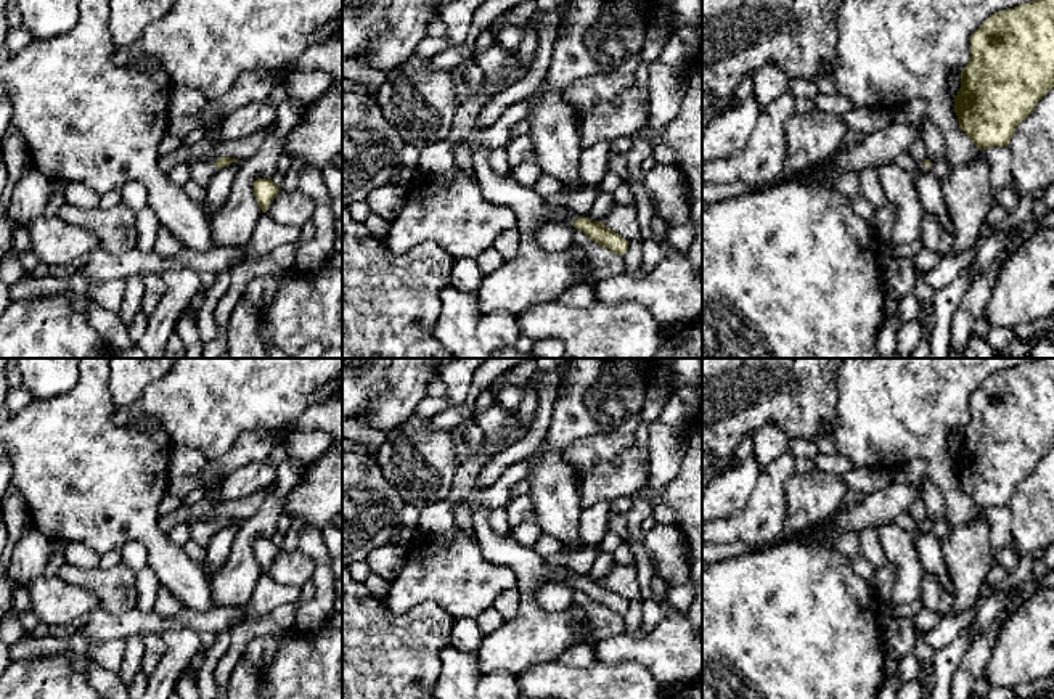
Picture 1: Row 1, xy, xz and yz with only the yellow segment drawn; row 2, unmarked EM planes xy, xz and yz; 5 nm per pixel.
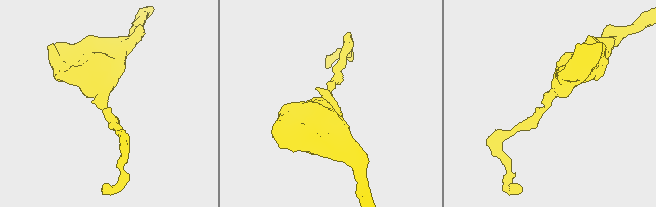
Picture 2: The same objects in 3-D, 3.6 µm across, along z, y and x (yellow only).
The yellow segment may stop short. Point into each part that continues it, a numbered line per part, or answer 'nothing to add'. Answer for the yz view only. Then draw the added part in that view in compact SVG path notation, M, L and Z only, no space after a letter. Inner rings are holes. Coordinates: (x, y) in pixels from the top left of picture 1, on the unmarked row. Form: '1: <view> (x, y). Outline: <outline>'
1: yz (898, 545). Outline: M895 522L879 527L879 542L884 554L887 561L897 567L898 572L889 606L884 611L879 611L880 649L885 664L890 659L890 649L885 640L885 627L887 622L893 619L893 607L909 604L921 596L924 567L917 556L916 537L929 530L930 529L924 524L919 524L919 527L914 530L905 530Z

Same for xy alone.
1: xy (201, 532). Outline: M198 521L190 525L190 537L201 546L206 546L217 530L219 527L214 521Z

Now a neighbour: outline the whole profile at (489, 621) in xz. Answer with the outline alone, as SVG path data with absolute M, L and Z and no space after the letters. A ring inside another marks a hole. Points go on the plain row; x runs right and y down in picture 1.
M492 607L492 609L484 611L479 617L476 617L476 622L480 632L487 635L498 630L505 623L505 619L501 617L500 612L496 612Z

